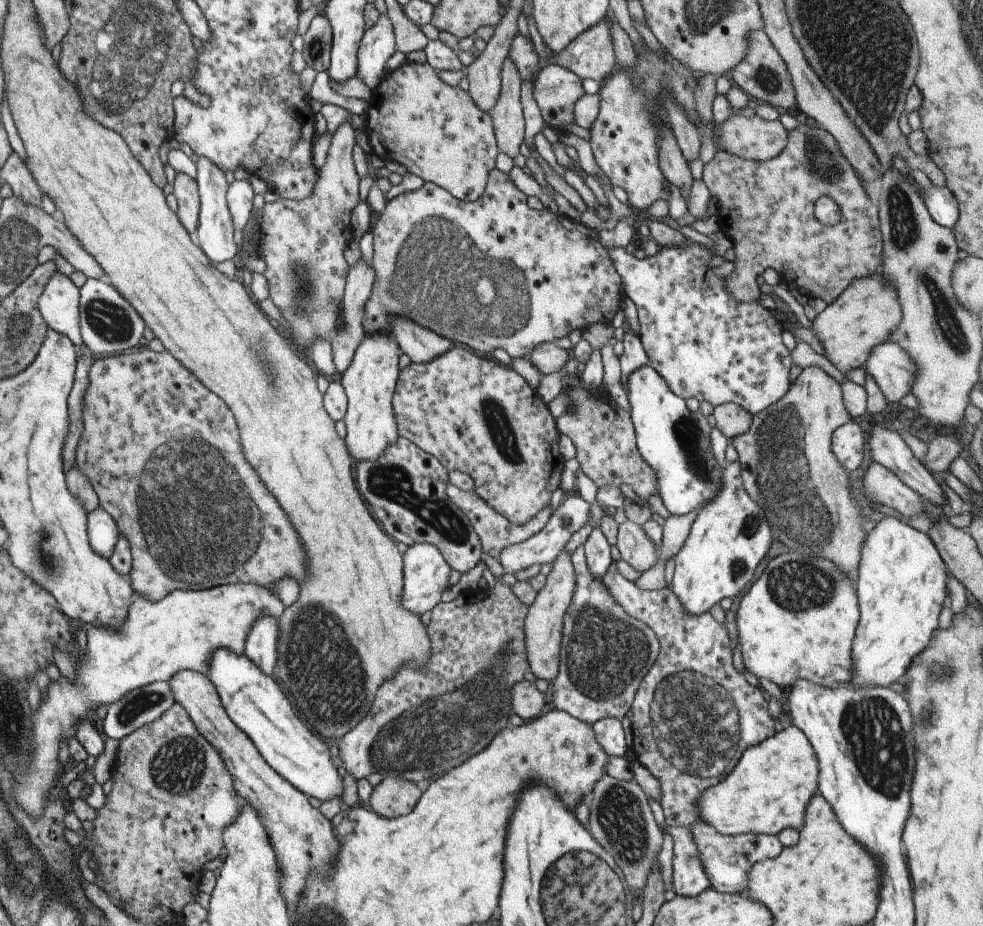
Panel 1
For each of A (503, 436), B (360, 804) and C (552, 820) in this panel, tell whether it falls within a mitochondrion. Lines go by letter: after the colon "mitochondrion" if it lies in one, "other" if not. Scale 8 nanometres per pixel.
A: mitochondrion
B: other
C: other

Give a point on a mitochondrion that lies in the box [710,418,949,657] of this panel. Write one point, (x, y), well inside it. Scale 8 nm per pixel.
(800, 584)

